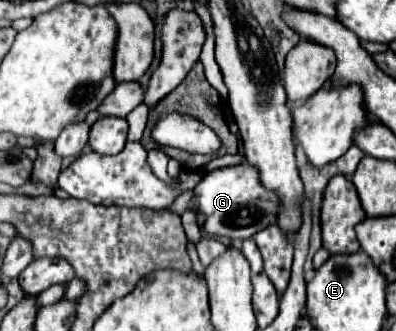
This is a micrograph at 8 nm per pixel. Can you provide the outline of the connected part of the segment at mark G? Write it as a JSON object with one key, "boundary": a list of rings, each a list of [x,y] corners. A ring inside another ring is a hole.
{"boundary":[[[241,163],[235,167],[223,167],[209,171],[193,189],[193,199],[189,209],[197,213],[197,225],[211,237],[227,237],[229,241],[235,239],[249,239],[257,231],[265,229],[269,223],[275,221],[277,215],[277,199],[259,185],[257,173],[249,163]]]}

